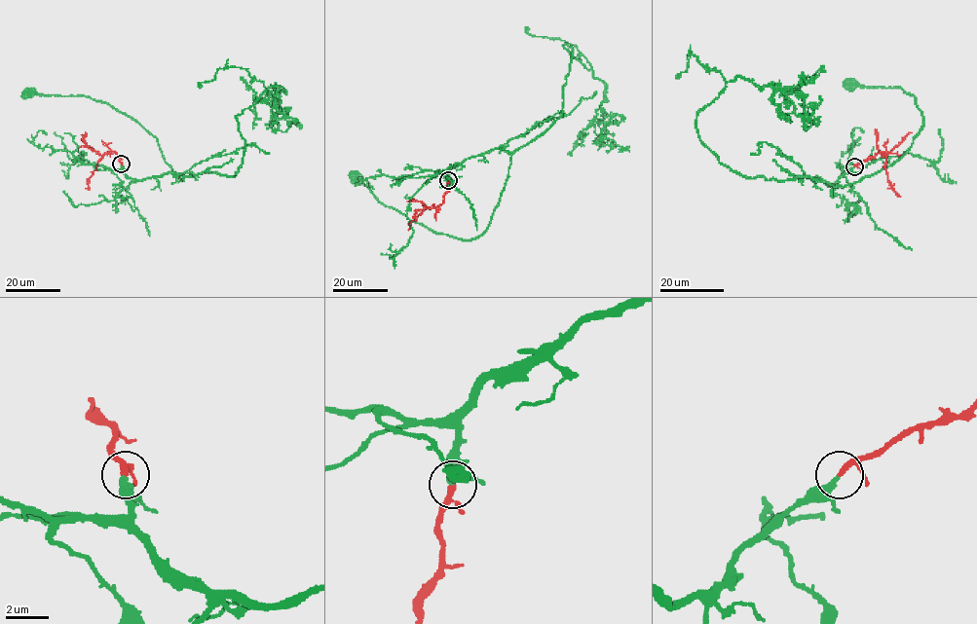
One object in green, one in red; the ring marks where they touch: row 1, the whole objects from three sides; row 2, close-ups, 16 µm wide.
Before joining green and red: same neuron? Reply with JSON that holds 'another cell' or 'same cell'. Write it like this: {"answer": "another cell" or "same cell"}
{"answer": "same cell"}

